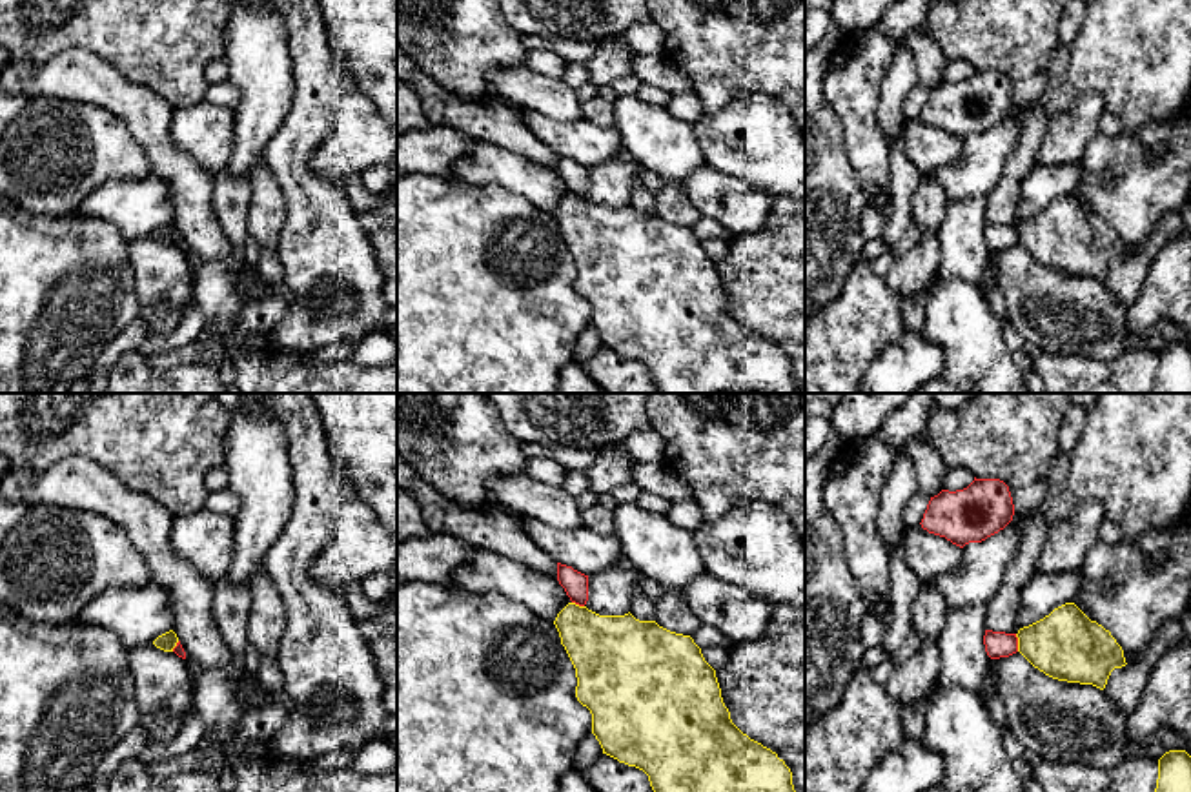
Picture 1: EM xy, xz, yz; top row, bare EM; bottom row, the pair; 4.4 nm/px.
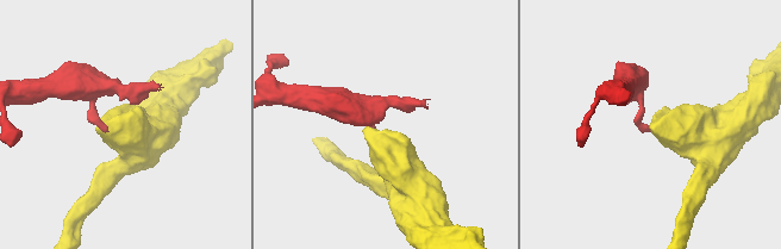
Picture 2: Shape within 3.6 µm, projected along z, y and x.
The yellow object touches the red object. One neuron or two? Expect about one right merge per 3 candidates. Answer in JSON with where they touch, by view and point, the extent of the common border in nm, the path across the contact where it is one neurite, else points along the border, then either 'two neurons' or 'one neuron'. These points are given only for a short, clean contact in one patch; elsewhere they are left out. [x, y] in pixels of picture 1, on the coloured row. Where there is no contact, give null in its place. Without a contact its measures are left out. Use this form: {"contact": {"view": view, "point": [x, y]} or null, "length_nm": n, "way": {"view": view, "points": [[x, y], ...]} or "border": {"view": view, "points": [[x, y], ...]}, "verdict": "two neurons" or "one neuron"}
{"contact": {"view": "yz", "point": [1018, 643]}, "length_nm": 80, "border": {"view": "yz", "points": [[1015, 634], [1018, 650]]}, "verdict": "two neurons"}

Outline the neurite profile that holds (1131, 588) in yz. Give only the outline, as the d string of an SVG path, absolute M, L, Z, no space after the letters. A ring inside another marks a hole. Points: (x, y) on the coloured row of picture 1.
M1191 504L1186 517L1171 528L1149 528L1138 541L1098 541L1080 574L1082 584L1071 603L1109 630L1122 646L1125 663L1133 663L1164 624L1182 621L1191 608Z

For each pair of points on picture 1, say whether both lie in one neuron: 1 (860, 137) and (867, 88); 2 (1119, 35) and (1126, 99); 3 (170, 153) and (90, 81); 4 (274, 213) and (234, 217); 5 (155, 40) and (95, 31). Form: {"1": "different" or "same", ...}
{"1": "same", "2": "same", "3": "same", "4": "different", "5": "same"}

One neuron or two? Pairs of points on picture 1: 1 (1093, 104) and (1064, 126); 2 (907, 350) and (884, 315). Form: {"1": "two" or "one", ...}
{"1": "one", "2": "two"}

